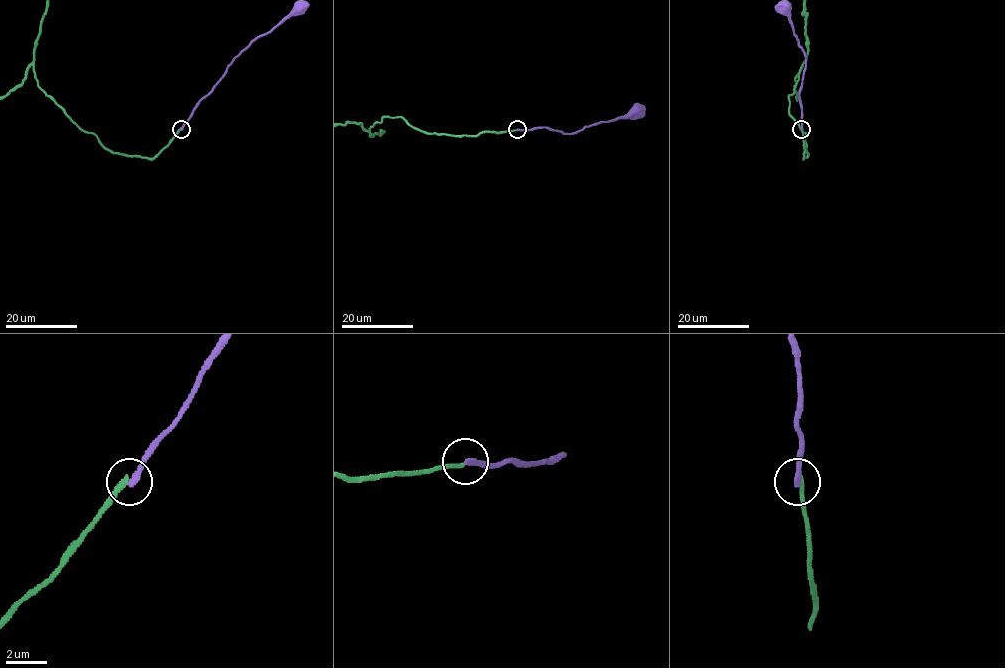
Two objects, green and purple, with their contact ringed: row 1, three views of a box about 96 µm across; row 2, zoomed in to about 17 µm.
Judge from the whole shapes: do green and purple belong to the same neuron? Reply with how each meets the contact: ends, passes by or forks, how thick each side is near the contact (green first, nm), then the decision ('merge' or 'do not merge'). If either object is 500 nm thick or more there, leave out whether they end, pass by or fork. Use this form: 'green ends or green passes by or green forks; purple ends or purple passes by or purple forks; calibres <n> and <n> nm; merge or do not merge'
green ends; purple ends; calibres 260 and 260 nm; do not merge

